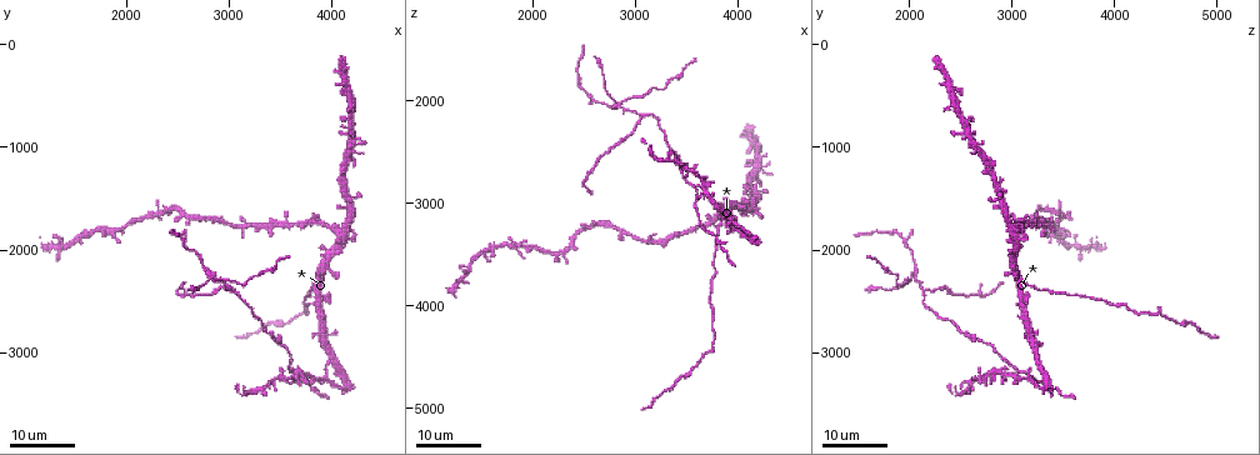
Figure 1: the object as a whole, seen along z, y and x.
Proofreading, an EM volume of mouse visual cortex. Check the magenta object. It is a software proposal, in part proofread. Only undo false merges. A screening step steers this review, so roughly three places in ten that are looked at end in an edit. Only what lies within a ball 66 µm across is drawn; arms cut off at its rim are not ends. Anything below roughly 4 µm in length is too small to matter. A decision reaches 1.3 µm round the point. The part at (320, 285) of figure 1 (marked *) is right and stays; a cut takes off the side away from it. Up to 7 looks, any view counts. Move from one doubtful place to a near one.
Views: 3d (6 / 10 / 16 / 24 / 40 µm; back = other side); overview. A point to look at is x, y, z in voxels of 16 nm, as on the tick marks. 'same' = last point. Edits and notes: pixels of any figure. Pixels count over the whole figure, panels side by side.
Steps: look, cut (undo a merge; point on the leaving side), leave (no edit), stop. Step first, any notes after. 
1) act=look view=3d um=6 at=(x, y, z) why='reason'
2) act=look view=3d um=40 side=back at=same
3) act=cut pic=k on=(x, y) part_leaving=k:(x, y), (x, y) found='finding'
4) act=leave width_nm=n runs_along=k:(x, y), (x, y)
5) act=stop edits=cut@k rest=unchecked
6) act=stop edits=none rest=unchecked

act=look view=3d um=24 at=(3820, 2320, 3180) why='thick turns thin'

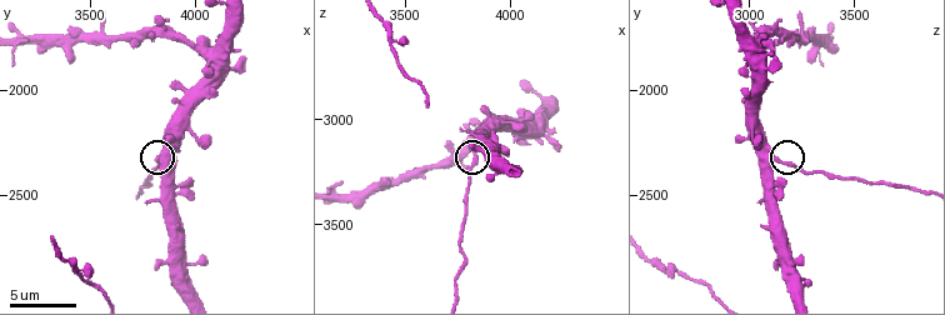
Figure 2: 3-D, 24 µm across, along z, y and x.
act=look view=3d um=10 at=(3830, 2360, 3180) why='zoom in'

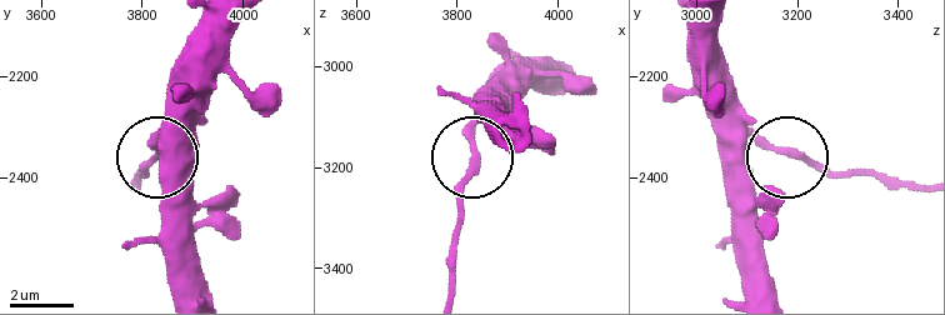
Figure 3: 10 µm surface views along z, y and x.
act=look view=3d um=10 side=back at=(3835, 2350, 3185) why='from behind'

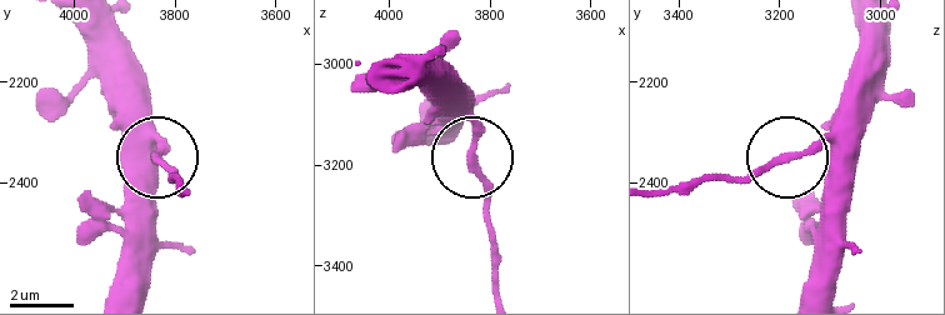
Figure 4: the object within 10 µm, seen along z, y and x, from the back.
act=cut pic=4 on=(178, 170) width_nm=220 part_leaving=4:(791, 156), (730, 180), (658, 188) found='a second neuron is stuck on'

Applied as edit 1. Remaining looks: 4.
act=look view=3d um=16 at=(2880, 2280, 2020) why='four-way junction'

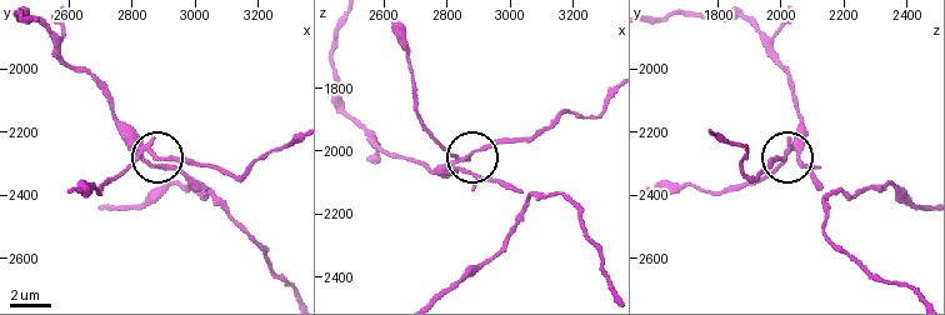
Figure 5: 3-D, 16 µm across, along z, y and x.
act=look view=3d um=6 at=(2860, 2270, 2010) why='zoom in'

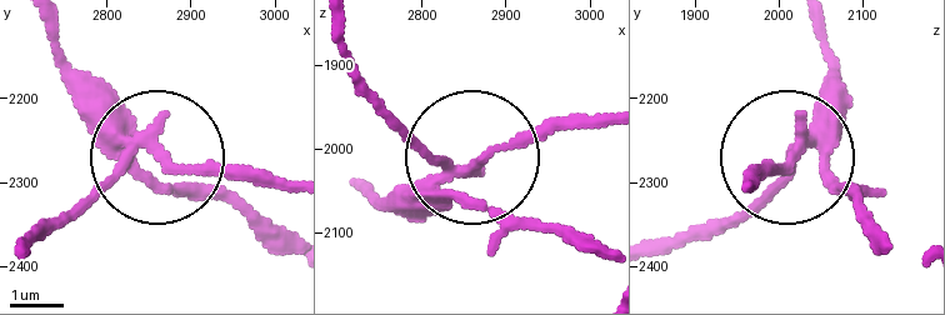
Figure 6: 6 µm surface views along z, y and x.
act=cut pic=6 on=(95, 199) arms=4 part_leaving=6:(116, 129), (193, 169), (286, 183) found='a second neuron is stuck on'

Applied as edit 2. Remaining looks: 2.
act=stop edits=cut@4,cut@6 rest=unchecked

